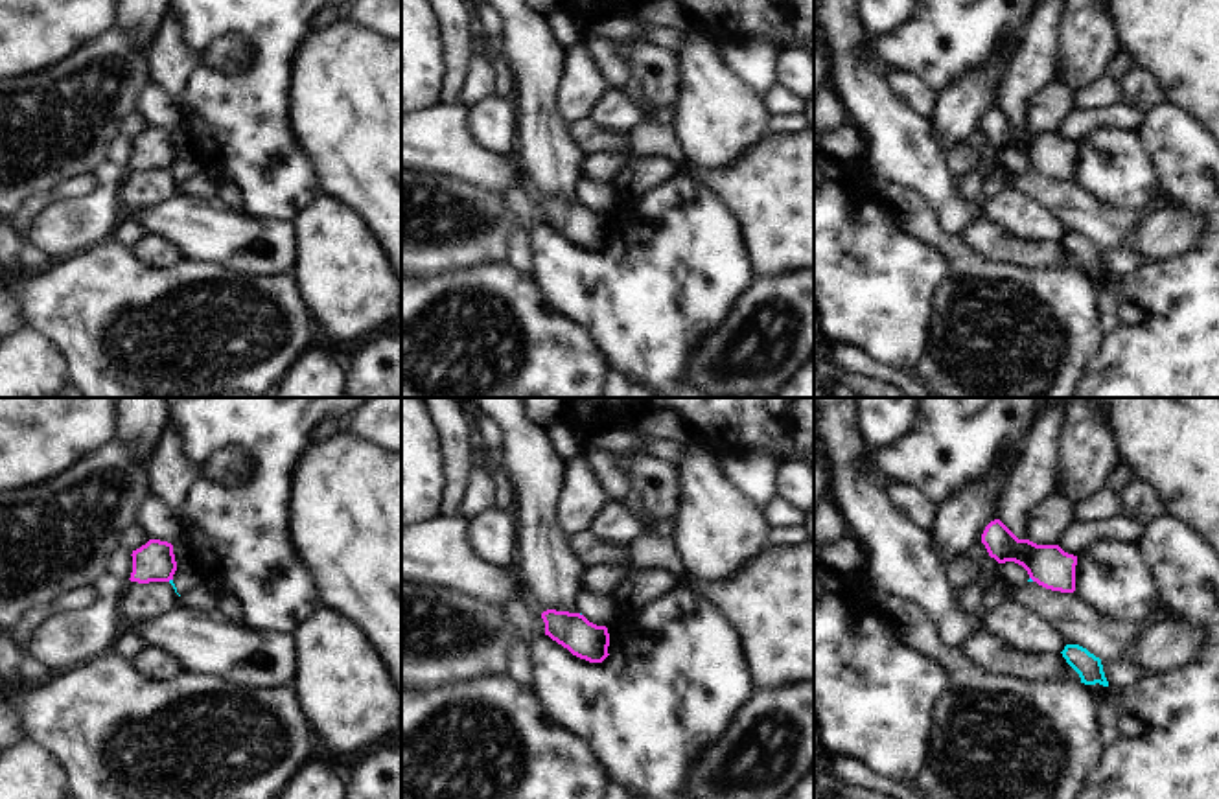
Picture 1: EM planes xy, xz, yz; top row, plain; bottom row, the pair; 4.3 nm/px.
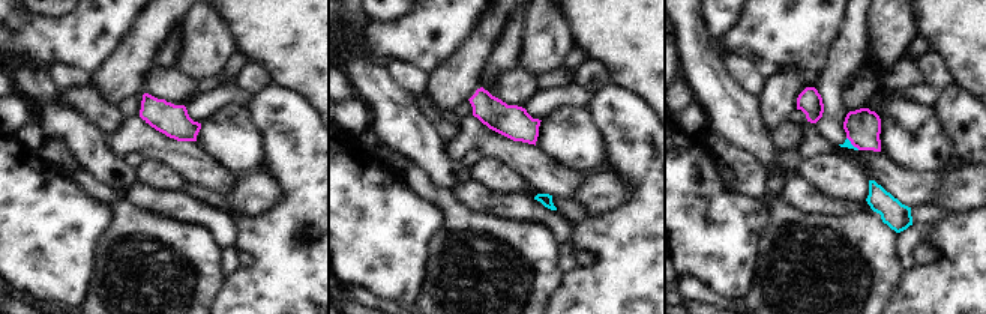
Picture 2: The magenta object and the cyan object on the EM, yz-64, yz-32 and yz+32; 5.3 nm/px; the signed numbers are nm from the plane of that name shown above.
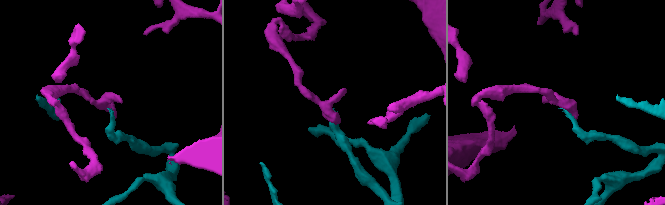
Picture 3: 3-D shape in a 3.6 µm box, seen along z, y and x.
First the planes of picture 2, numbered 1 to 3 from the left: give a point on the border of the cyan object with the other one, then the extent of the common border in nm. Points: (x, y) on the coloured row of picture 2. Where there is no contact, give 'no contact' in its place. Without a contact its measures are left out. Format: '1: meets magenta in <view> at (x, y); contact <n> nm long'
1: no contact
2: no contact
3: meets magenta in yz+32 at (853, 144); contact 100 nm long

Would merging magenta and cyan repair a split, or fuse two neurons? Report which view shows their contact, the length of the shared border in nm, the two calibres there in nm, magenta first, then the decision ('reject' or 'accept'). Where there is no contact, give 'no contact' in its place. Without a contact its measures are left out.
contact in xy; length 30 nm; calibres 180 and 20 nm; reject

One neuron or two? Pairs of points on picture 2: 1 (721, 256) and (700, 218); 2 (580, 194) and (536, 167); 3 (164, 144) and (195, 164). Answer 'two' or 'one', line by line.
1: one
2: two
3: one

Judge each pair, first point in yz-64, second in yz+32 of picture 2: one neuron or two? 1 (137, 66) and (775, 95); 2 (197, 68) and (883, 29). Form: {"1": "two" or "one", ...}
{"1": "one", "2": "one"}

